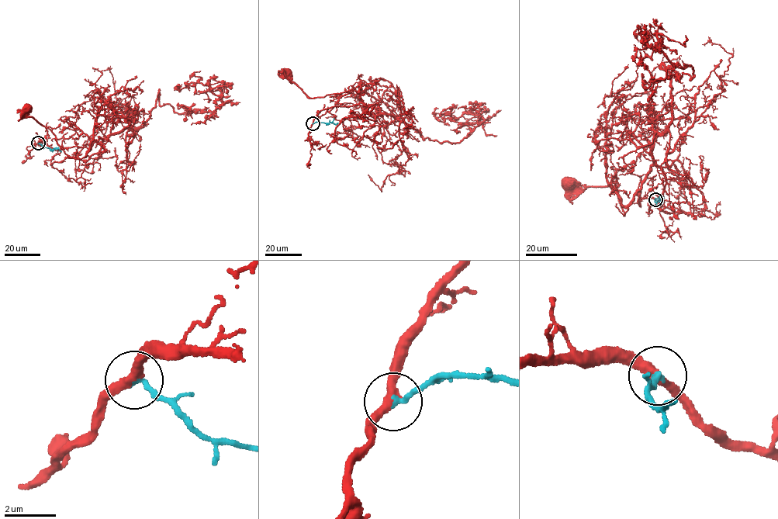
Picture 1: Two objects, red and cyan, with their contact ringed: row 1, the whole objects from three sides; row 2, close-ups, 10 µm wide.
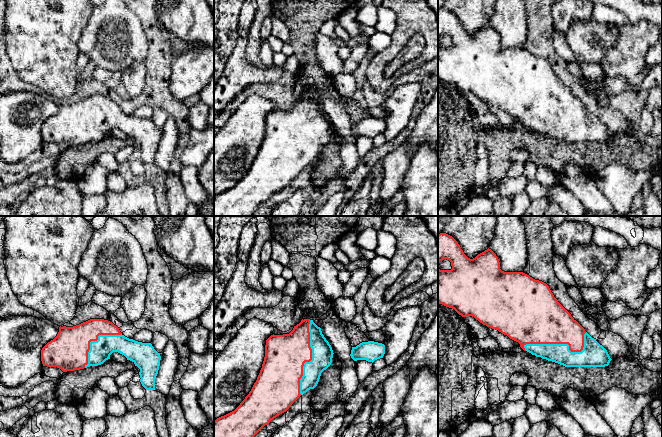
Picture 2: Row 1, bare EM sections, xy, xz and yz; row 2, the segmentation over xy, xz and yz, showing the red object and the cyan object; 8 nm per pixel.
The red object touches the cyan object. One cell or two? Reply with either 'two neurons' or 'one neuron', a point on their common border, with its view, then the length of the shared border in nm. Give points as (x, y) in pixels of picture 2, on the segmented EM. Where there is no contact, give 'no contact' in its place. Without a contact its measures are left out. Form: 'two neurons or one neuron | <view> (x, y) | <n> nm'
one neuron | yz (562, 343) | 550 nm

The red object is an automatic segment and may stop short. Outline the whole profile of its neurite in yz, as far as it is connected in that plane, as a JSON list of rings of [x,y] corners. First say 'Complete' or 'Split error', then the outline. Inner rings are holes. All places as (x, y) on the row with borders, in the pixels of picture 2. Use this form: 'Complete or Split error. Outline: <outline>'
Split error. Outline: [[[446,233],[438,234],[438,262],[447,259],[451,262],[451,270],[440,270],[438,268],[438,303],[446,307],[454,309],[462,317],[472,316],[483,325],[496,329],[504,335],[507,335],[510,339],[518,342],[520,347],[536,357],[541,357],[548,361],[552,361],[563,365],[565,367],[605,367],[608,366],[612,360],[607,350],[600,345],[596,339],[592,338],[585,329],[571,316],[571,314],[558,302],[551,292],[549,286],[539,280],[535,280],[529,275],[523,272],[504,272],[500,269],[500,262],[496,254],[491,250],[487,249],[484,252],[478,254],[475,258],[468,258],[463,250],[461,249],[458,242],[450,235]]]

